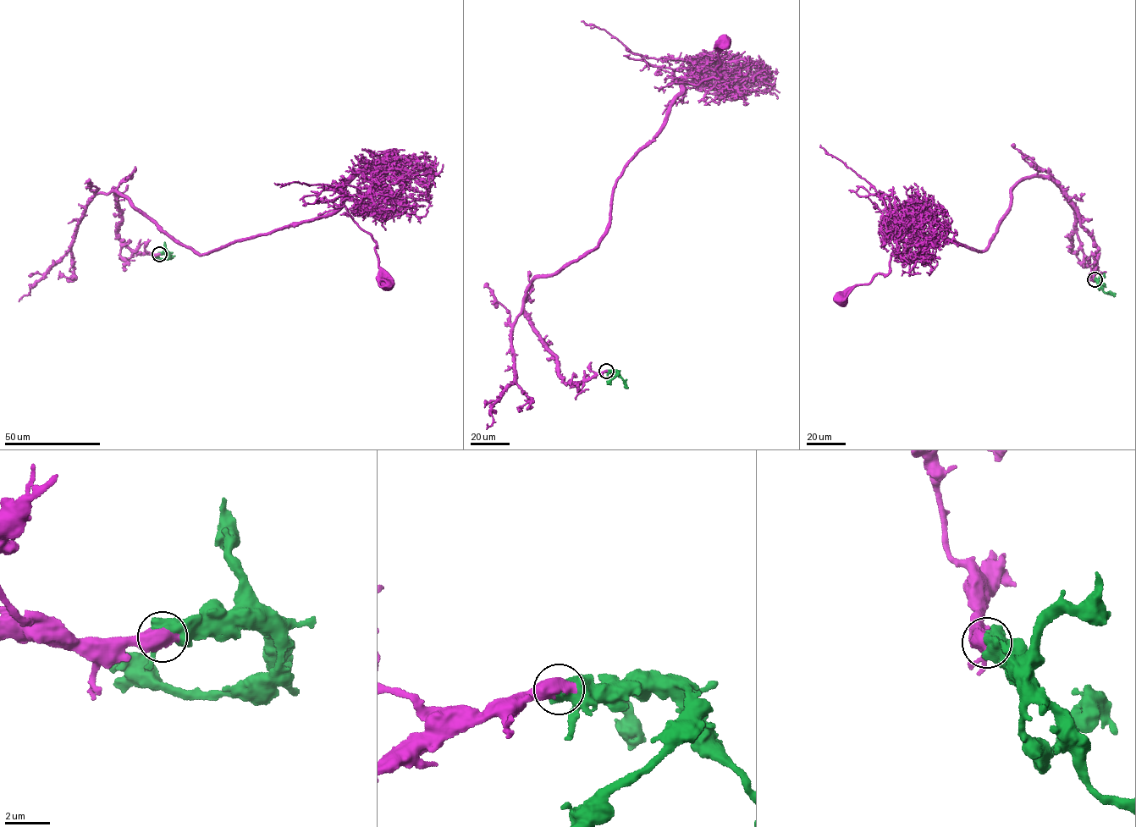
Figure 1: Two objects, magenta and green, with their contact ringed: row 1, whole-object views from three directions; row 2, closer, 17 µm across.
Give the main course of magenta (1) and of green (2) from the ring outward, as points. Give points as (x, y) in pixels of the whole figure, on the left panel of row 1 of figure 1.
1: (159, 254), (134, 252), (118, 237), (113, 190), (202, 255), (325, 217), (343, 196), (376, 243), (387, 283)
2: (159, 254), (168, 252), (171, 258), (172, 256)

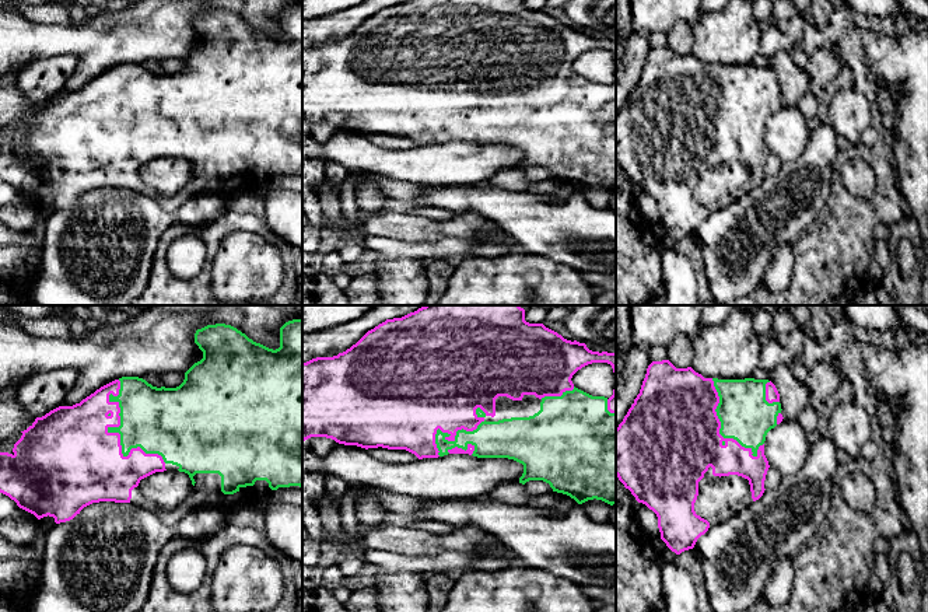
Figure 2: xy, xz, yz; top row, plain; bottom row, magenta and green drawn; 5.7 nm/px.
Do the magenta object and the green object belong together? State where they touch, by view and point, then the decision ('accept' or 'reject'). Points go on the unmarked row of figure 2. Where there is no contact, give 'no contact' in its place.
contact xy (112, 119); accept

